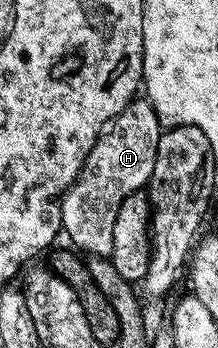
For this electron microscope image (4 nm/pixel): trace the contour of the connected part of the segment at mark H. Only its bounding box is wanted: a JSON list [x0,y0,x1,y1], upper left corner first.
[63,98,160,257]

